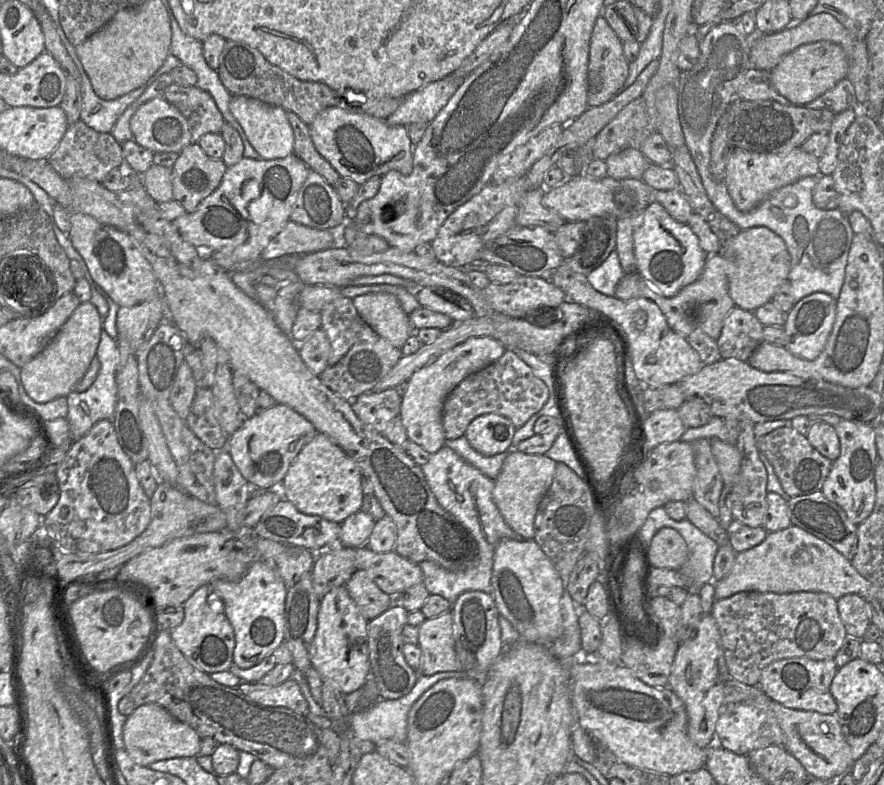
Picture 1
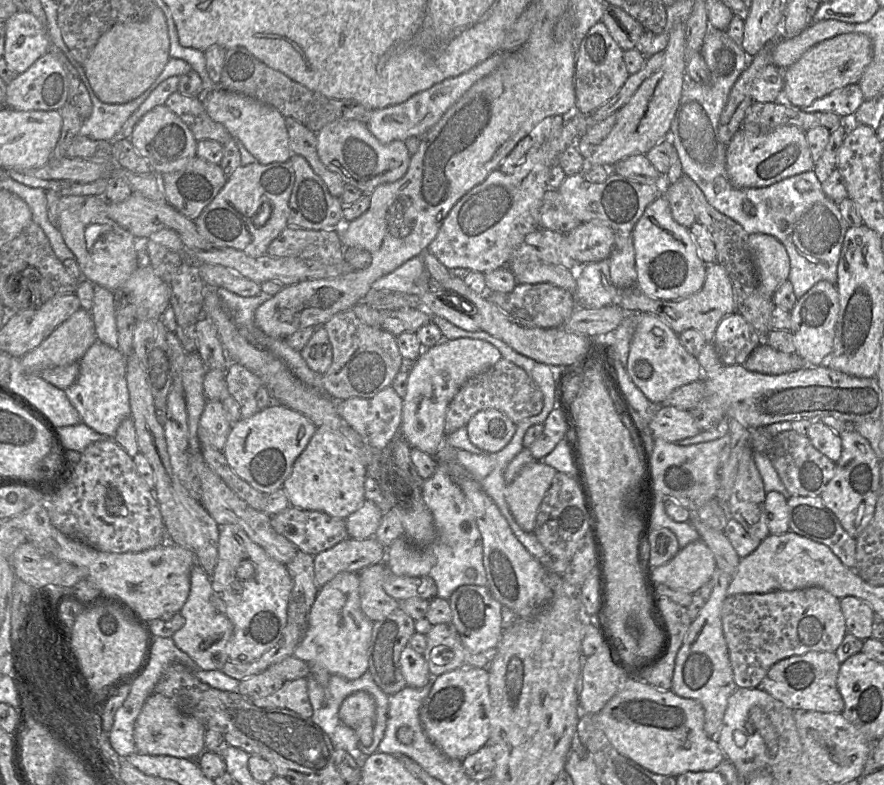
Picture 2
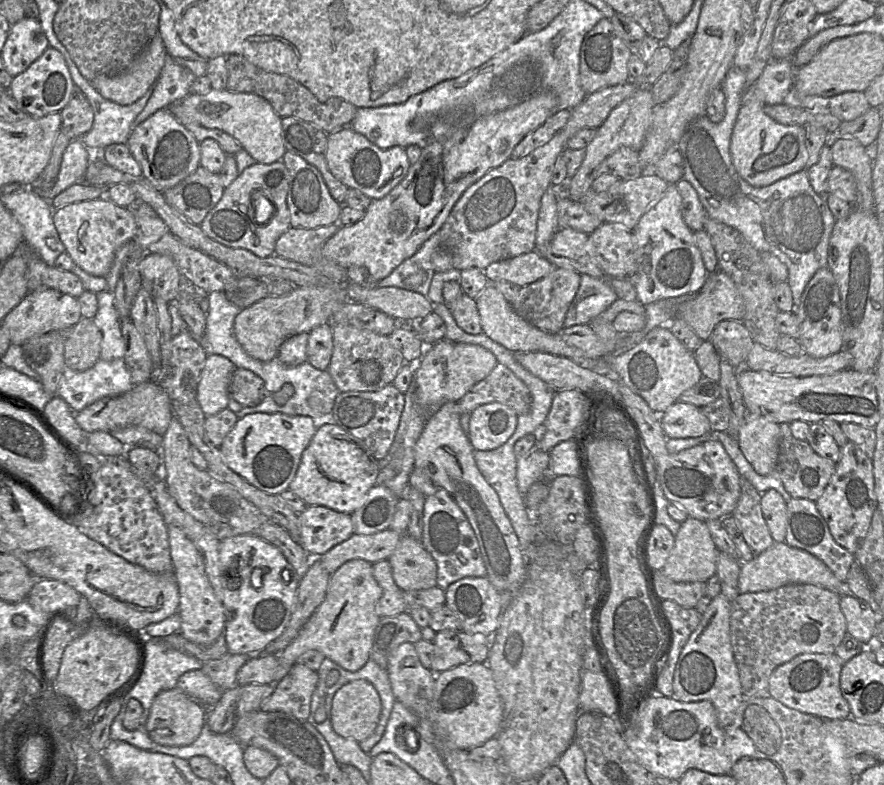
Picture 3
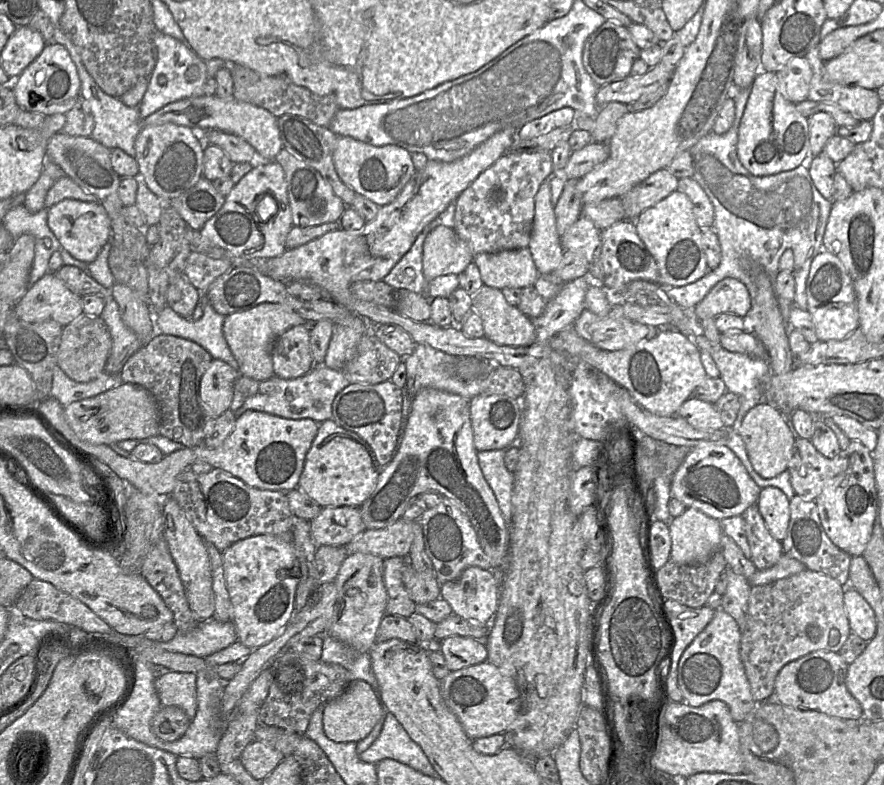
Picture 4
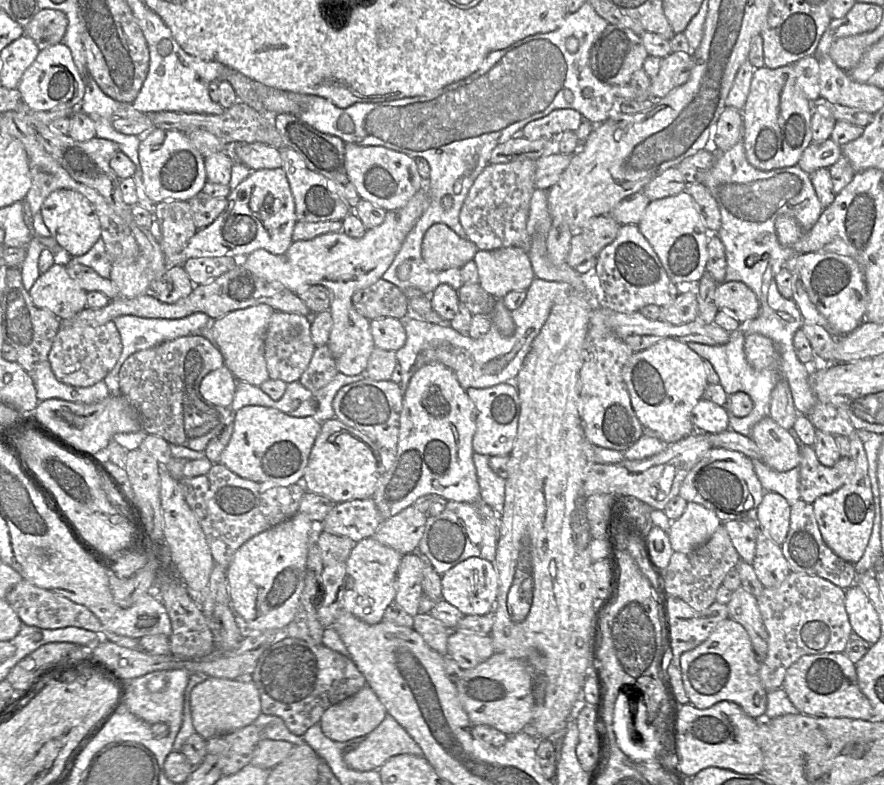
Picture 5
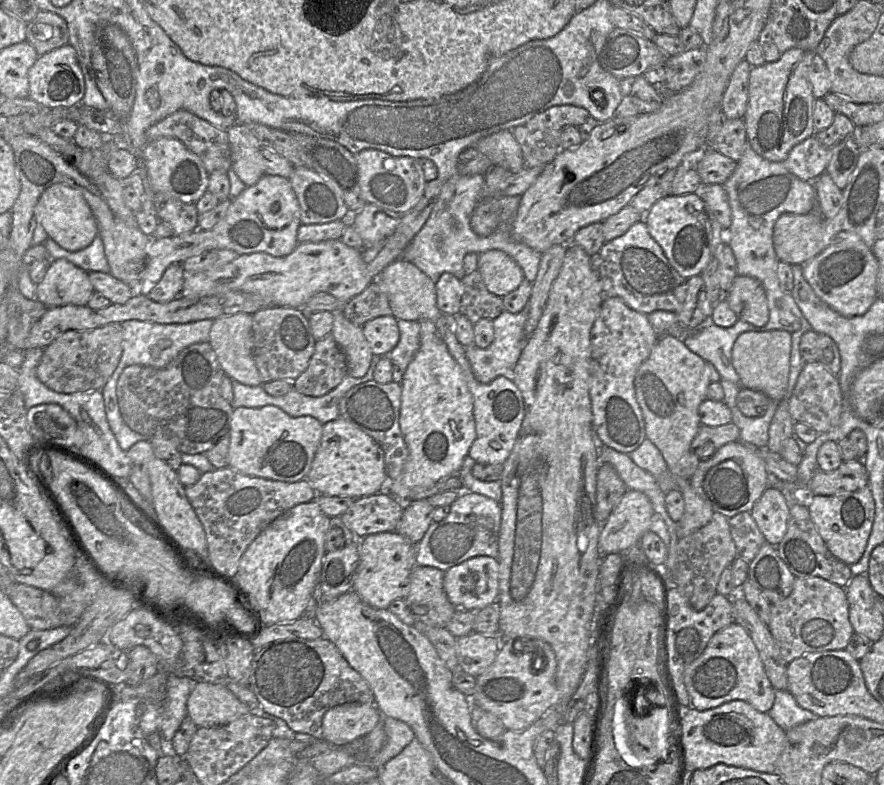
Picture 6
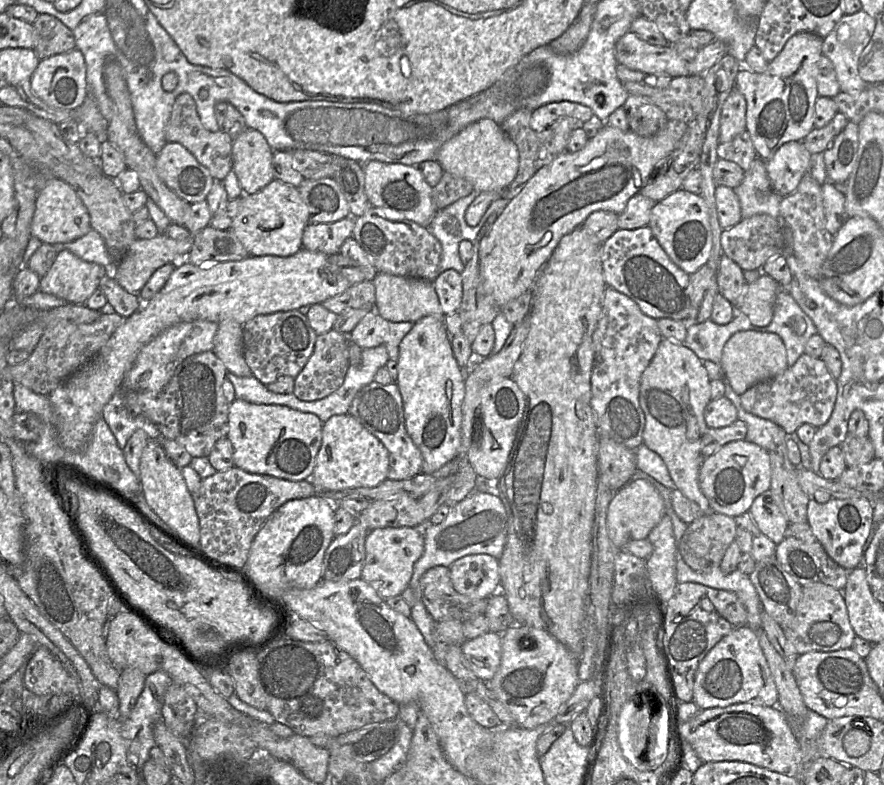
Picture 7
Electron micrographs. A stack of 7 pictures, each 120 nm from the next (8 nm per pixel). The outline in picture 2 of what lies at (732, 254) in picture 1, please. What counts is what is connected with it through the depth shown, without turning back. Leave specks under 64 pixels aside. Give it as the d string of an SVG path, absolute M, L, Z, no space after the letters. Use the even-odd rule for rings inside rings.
M768 234L748 235L748 245L755 264L759 292L771 296L788 280L790 260L784 245Z

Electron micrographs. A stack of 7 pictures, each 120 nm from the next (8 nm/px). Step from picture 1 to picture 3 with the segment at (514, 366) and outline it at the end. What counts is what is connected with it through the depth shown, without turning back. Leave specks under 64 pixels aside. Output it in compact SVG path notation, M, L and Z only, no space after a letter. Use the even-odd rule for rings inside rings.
M499 362L487 377L476 383L457 402L457 405L461 415L492 402L507 405L518 415L527 413L531 407L531 395L525 383Z

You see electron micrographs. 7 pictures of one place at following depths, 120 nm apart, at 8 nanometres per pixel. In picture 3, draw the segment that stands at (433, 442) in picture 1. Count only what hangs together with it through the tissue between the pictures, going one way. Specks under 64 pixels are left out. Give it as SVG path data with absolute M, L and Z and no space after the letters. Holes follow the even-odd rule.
M443 339L428 346L414 365L416 402L425 422L444 404L457 403L476 383L487 377L497 364L495 355L479 345Z

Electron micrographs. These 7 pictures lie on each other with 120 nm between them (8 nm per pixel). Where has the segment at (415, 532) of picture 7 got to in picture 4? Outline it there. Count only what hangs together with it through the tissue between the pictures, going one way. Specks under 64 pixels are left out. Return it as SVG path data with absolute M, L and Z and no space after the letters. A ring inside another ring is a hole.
M367 553L349 554L333 581L337 599L324 635L329 635L360 653L368 653L376 643L376 633L386 614L387 591L383 579L384 559Z

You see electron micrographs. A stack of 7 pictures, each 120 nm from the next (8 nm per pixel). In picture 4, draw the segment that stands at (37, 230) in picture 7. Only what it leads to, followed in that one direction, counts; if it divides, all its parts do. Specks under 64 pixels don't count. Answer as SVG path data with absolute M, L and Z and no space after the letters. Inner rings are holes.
M64 199L48 208L47 224L62 248L82 262L94 261L102 247L111 241L111 221L99 202Z

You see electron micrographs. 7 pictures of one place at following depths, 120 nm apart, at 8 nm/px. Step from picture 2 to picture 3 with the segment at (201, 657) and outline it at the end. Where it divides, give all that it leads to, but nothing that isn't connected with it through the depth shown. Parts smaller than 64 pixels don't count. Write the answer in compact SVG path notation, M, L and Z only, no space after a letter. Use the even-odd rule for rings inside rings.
M167 525L167 532L173 571L179 590L177 611L181 618L179 632L195 644L210 645L224 632L226 611L214 593L205 572L203 557L196 546L177 526Z

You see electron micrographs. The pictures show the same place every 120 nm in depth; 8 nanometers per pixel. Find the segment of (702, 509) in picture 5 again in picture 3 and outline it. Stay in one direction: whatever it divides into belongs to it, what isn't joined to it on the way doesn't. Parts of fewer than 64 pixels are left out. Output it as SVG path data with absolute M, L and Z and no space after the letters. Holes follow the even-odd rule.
M688 517L681 523L674 536L674 546L660 570L670 580L677 583L706 583L716 574L717 559L720 551L716 548L705 521Z

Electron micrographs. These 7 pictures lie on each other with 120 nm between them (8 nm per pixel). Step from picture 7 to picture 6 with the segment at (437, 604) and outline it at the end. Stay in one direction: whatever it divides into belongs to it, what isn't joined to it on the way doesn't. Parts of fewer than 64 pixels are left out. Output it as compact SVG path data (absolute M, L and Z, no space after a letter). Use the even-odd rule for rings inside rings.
M416 565L411 573L408 594L405 602L408 606L427 606L433 598L445 593L443 588L444 572L431 566Z

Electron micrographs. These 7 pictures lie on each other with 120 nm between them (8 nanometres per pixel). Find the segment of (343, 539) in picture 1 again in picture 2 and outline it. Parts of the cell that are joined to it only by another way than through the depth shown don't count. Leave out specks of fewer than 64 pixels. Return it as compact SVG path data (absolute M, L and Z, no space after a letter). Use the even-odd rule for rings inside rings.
M371 500L362 505L346 519L348 537L364 540L375 535L383 517L383 512Z

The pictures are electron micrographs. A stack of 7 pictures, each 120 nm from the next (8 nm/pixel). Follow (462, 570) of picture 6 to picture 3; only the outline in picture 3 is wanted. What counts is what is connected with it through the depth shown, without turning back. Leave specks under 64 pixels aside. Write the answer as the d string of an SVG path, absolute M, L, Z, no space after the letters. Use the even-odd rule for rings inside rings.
M487 576L465 577L448 586L445 604L468 634L488 636L500 626L503 613L500 592Z

